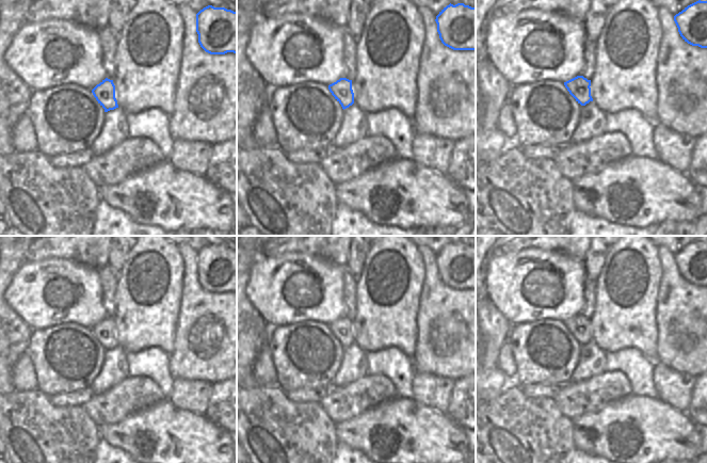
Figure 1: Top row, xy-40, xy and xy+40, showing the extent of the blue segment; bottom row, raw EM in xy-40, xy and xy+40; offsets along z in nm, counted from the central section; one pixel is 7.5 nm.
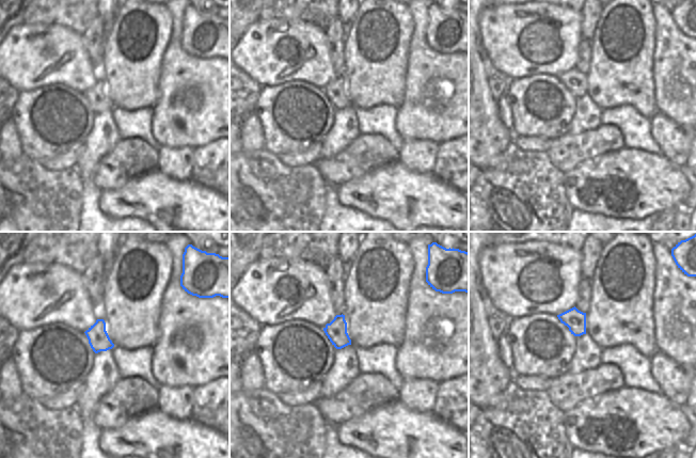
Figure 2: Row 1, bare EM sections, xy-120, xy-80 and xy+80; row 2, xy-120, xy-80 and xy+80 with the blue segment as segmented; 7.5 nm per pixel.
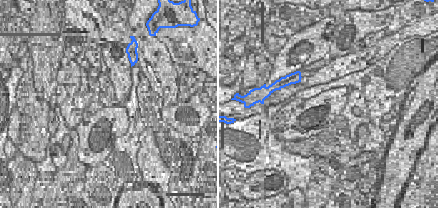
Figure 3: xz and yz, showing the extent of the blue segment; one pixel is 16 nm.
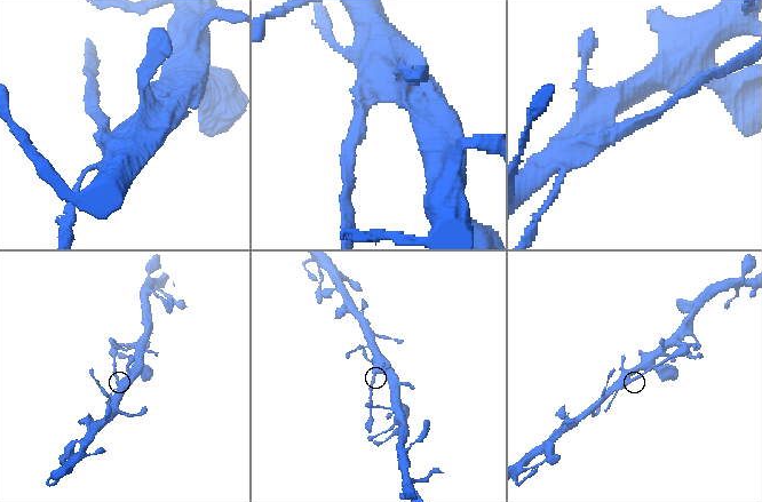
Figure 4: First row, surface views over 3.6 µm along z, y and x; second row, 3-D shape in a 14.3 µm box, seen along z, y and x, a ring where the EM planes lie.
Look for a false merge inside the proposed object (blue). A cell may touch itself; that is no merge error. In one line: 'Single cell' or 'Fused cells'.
Fused cells.

